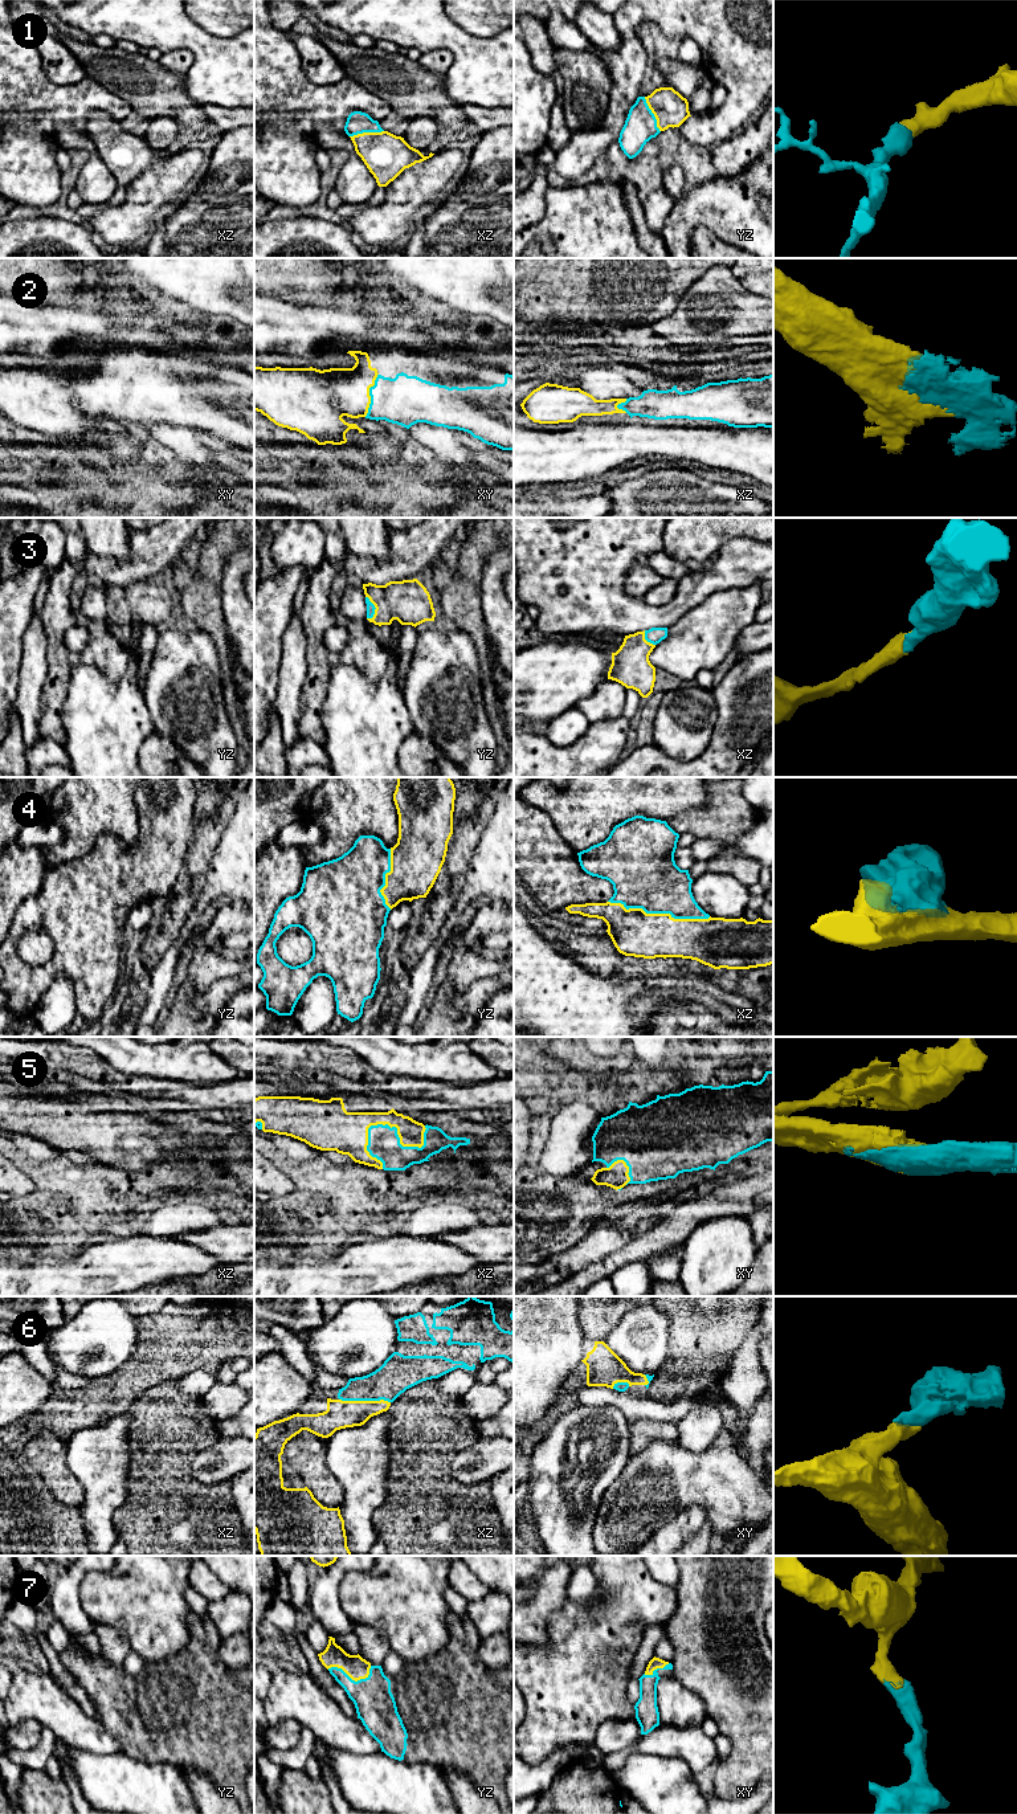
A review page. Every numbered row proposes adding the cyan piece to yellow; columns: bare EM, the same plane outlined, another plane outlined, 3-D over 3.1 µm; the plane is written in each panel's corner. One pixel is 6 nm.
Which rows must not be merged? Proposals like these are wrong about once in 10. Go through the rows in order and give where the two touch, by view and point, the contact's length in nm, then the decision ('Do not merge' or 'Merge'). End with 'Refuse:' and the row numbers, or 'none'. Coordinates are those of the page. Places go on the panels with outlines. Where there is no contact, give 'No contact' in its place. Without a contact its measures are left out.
1: Touches yellow at yz (653, 113). Shared border 240 nm. Merge
2: Touches yellow at xy (368, 395). Shared border 280 nm. Merge
3: Touches yellow at yz (375, 607). Shared border 150 nm. Merge
4: Touches yellow at xz (660, 914). Shared border 650 nm. Merge
5: Touches yellow at xz (397, 1130). Shared border 400 nm. Merge
6: Touches yellow at xz (364, 1401). Shared border 320 nm. Merge
7: Touches yellow at yz (351, 1678). Shared border 280 nm. Merge
Refuse: none

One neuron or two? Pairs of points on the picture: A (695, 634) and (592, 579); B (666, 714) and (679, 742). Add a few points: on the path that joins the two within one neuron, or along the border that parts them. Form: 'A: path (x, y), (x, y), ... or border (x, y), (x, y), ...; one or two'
A: border (699, 604), (690, 608), (668, 628); two
B: path (673, 720), (679, 727), (679, 735); one

